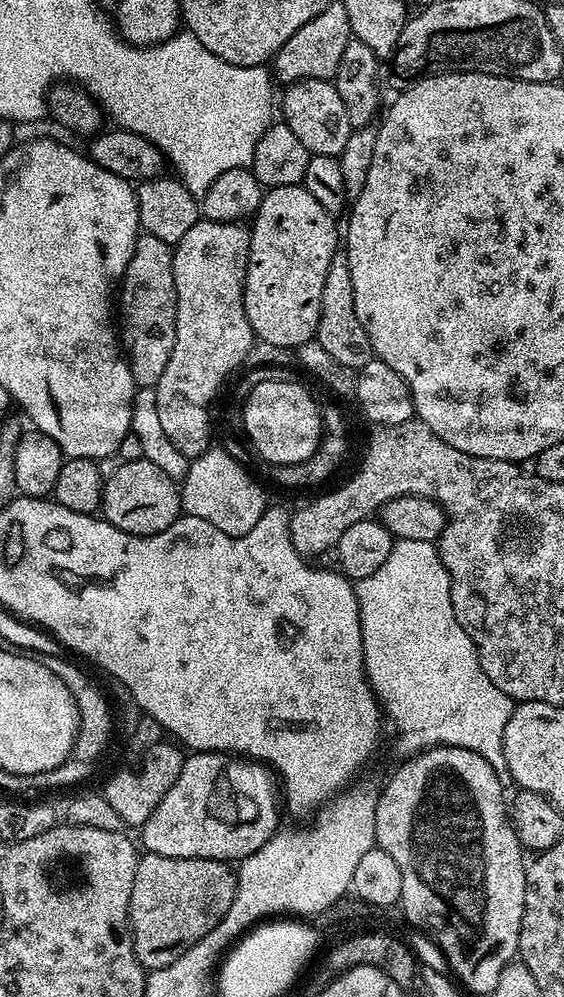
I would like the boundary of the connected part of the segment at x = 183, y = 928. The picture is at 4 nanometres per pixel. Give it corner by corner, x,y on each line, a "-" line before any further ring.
149,852
136,861
134,890
130,890
128,918
132,945
146,970
170,966
198,938
206,938
230,910
236,893
236,872
231,863
206,858
166,858

